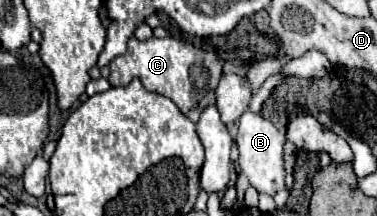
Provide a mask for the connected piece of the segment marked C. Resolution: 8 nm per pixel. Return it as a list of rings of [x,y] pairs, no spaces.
[[[131,37],[127,43],[127,51],[115,57],[109,63],[109,69],[111,69],[109,83],[113,87],[127,85],[133,77],[137,77],[141,79],[145,89],[169,97],[183,113],[187,113],[189,109],[197,107],[197,103],[205,93],[217,87],[223,61],[219,59],[217,53],[193,47],[191,43],[181,39],[151,37],[147,41],[137,41],[135,37]]]

